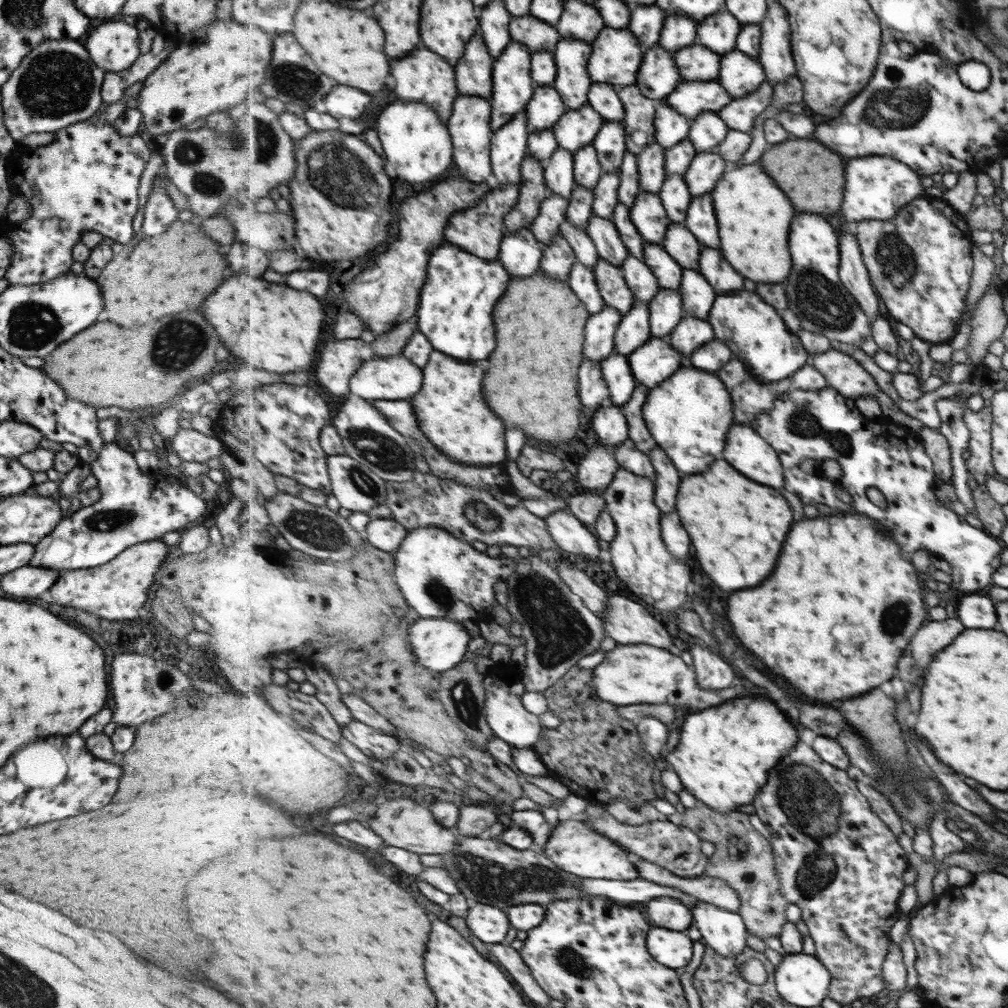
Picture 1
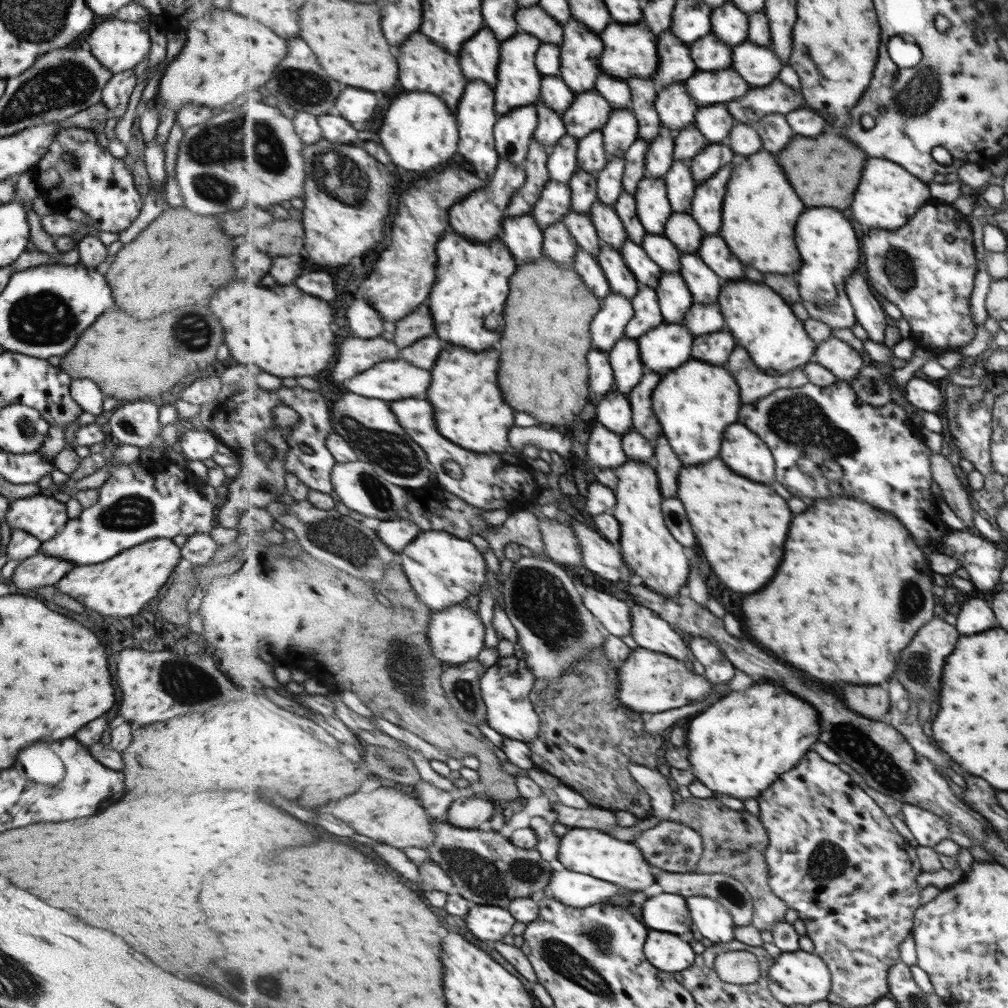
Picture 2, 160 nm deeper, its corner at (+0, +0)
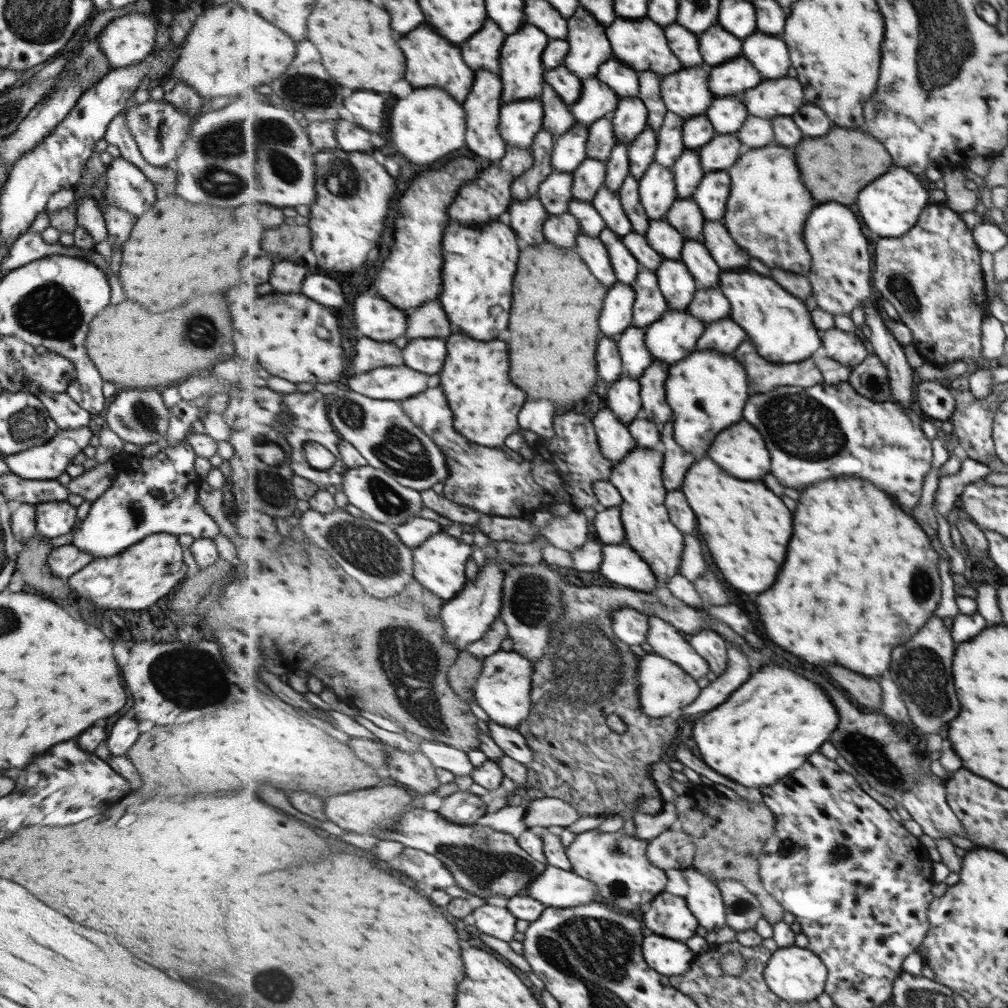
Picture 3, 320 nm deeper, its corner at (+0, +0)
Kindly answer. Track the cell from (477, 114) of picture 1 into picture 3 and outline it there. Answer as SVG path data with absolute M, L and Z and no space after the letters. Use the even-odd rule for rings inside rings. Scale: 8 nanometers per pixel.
M491 71L477 72L477 82L473 86L473 92L469 94L465 102L465 110L469 112L469 134L467 134L467 146L471 151L491 164L499 163L508 151L508 144L501 136L500 122L501 109L503 107L504 80L501 75Z

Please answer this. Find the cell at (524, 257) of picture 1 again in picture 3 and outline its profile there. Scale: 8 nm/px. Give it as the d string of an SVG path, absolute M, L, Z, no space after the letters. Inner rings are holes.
M538 197L523 202L515 201L508 213L510 226L516 230L521 242L525 240L527 246L539 246L546 241L544 225L550 215Z

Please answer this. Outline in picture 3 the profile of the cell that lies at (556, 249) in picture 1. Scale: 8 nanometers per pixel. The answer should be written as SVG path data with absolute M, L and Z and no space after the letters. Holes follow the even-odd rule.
M570 213L561 214L561 216L551 215L544 225L546 240L551 241L560 249L575 249L581 230L579 220Z

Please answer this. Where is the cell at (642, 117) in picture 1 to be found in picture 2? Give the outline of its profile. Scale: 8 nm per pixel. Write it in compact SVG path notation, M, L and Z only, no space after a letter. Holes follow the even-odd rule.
M632 78L628 81L631 85L633 100L631 109L639 119L639 138L651 141L659 136L662 122L659 116L656 100L659 90L653 79Z

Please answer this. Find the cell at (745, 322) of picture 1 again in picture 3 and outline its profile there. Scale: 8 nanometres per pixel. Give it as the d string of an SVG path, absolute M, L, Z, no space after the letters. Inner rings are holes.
M750 269L725 271L719 286L732 304L733 318L757 347L761 356L777 364L800 363L821 353L822 333L813 322L805 301L790 293L772 276L767 277Z

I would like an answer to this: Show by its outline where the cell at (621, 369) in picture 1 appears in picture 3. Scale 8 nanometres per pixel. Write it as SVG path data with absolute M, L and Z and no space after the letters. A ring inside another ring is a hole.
M632 325L617 338L625 374L636 379L644 375L655 359L646 343L646 330Z

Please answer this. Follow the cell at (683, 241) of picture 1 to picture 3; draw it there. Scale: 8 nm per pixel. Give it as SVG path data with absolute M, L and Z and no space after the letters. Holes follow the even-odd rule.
M678 199L668 213L668 222L680 230L687 239L703 237L706 224L705 216L699 204L692 199Z

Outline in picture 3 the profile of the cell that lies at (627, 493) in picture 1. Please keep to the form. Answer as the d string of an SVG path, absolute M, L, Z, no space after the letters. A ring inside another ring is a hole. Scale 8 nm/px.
M637 447L621 462L616 463L610 481L624 498L620 505L626 530L626 544L636 550L650 565L659 584L680 574L683 563L683 532L673 524L667 505L664 483L664 453L655 449Z

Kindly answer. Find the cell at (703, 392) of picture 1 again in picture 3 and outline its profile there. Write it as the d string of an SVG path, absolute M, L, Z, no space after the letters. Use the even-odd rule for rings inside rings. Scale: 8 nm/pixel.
M715 349L691 353L669 369L666 382L667 400L673 409L675 438L693 454L707 454L709 444L719 432L743 420L743 410L749 400L749 375L744 364L734 354Z

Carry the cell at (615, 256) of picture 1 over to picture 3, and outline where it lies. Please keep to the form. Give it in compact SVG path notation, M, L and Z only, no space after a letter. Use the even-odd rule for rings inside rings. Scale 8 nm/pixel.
M601 188L593 201L600 216L605 220L607 228L617 231L621 237L634 231L631 220L625 214L625 208L621 204L621 196L609 188Z

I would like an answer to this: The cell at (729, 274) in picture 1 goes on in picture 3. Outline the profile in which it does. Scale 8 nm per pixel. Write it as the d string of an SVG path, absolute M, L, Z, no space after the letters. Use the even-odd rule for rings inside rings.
M707 221L704 227L703 240L709 248L713 260L719 263L723 272L747 269L751 262L749 252L745 252L729 234L727 226L722 222Z

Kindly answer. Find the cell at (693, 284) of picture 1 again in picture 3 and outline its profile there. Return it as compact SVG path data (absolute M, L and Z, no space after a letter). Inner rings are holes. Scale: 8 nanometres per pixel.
M703 237L686 239L682 261L688 264L690 271L696 276L699 288L719 287L723 270L719 263L713 260Z

